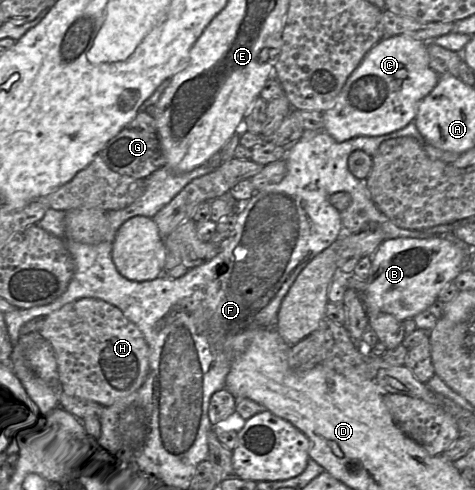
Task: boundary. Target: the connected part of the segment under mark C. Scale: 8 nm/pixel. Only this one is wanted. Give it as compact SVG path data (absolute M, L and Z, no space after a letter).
M409 35L383 38L348 77L333 107L321 112L323 130L343 142L402 129L415 120L418 104L435 88L439 77L430 65L427 42Z

